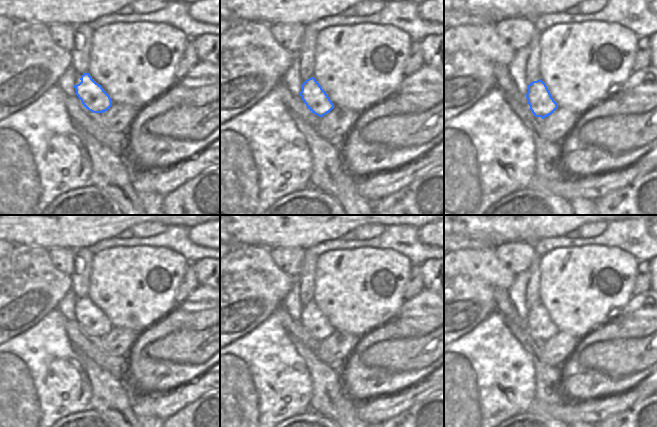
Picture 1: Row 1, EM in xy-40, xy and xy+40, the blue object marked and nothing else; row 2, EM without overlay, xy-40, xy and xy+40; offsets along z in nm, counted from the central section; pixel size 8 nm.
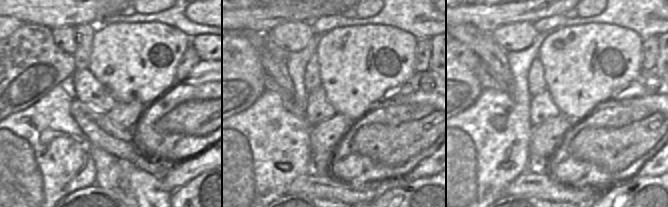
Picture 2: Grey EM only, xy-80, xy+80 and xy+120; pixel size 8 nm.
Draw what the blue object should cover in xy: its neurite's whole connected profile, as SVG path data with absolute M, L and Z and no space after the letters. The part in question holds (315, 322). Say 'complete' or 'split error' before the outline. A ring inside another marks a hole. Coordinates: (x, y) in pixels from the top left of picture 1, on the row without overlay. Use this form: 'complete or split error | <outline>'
complete | M314 301L302 308L300 320L308 333L319 341L323 341L334 332L334 328Z

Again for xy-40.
split error | M89 297L76 299L74 312L84 331L93 337L103 337L112 330L108 317Z

